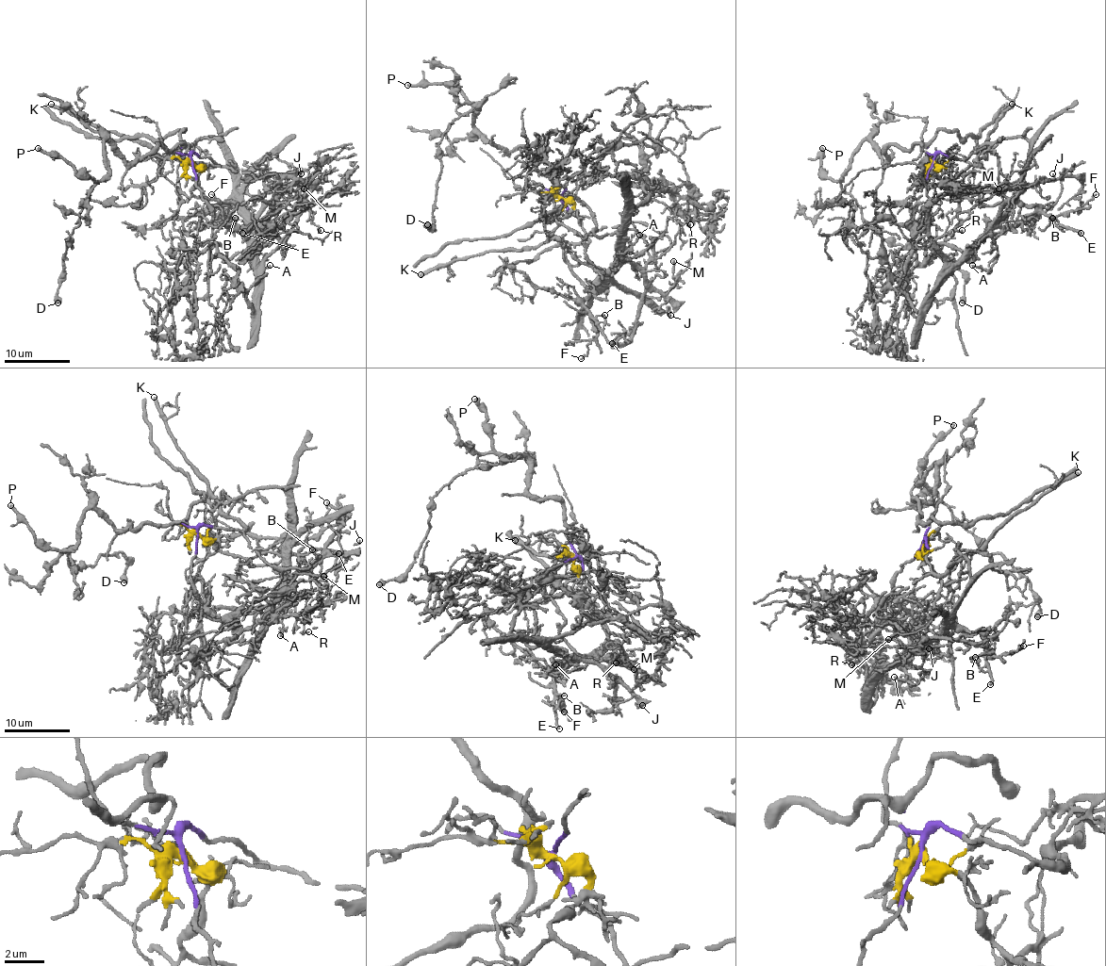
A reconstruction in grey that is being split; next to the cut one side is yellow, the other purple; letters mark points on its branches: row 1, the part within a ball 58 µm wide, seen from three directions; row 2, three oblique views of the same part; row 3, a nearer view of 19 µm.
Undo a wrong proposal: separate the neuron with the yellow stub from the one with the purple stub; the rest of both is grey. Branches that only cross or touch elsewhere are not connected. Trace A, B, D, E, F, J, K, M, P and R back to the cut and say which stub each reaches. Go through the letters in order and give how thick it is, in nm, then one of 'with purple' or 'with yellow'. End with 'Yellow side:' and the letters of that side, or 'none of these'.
A: calibre 200 nm; with yellow
B: calibre 140 nm; with yellow
D: calibre 600 nm; with purple
E: calibre 240 nm; with yellow
F: calibre 120 nm; with yellow
J: calibre 130 nm; with yellow
K: calibre 280 nm; with purple
M: calibre 160 nm; with yellow
P: calibre 280 nm; with purple
R: calibre 140 nm; with yellow
Yellow side: A, B, E, F, J, M, R

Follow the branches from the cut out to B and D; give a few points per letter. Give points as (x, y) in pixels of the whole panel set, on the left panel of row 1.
B: (190, 161), (204, 168), (190, 192), (219, 202), (215, 205), (235, 204), (214, 208), (225, 220), (235, 218)
D: (190, 161), (183, 144), (158, 144), (127, 162), (106, 139), (107, 172), (86, 192), (58, 303)

